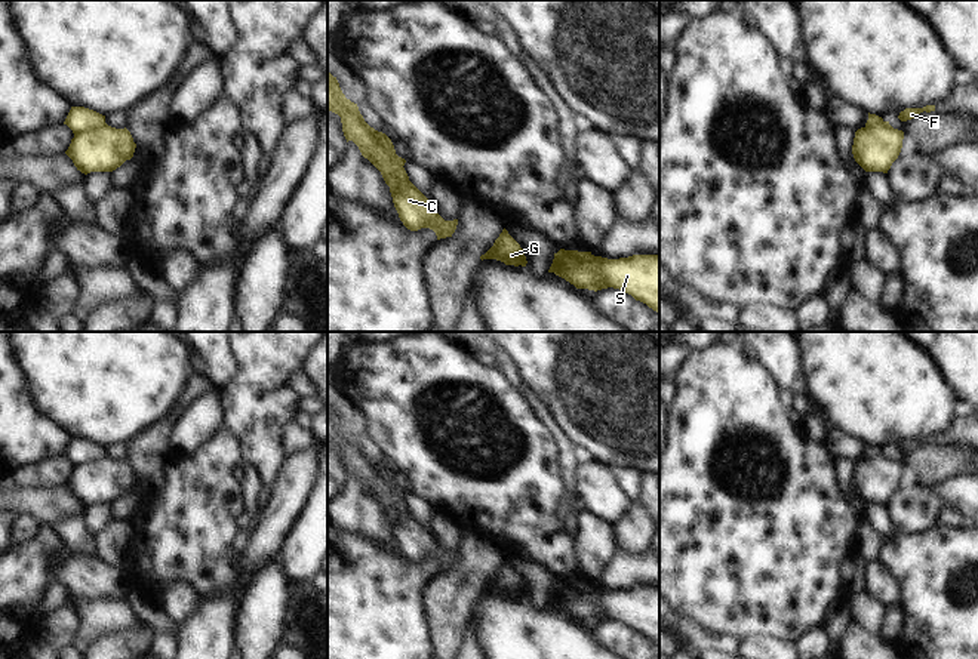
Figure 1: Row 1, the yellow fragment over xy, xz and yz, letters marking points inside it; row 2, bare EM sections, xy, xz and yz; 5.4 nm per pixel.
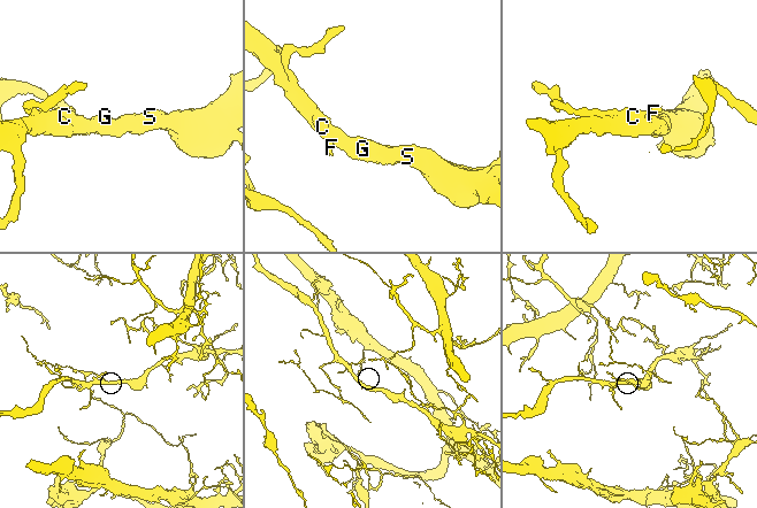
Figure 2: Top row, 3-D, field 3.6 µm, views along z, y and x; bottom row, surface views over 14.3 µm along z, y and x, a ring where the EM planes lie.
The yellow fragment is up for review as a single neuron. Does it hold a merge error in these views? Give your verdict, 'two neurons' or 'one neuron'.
two neurons

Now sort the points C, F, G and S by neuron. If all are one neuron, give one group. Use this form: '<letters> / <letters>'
C F / G S

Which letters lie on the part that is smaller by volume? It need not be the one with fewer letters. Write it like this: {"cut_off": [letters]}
{"cut_off": ["C", "F"]}

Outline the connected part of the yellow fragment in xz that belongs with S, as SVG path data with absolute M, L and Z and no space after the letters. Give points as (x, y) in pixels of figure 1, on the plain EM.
M560 581L554 585L548 604L565 610L576 620L624 622L659 644L659 586L608 591L591 583Z

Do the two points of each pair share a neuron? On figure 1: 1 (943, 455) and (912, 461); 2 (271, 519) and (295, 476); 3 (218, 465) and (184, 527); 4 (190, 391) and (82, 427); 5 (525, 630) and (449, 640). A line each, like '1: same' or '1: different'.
1: same
2: same
3: same
4: different
5: different

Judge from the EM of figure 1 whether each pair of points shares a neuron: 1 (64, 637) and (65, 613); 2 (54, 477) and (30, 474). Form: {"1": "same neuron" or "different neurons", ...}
{"1": "same neuron", "2": "same neuron"}

